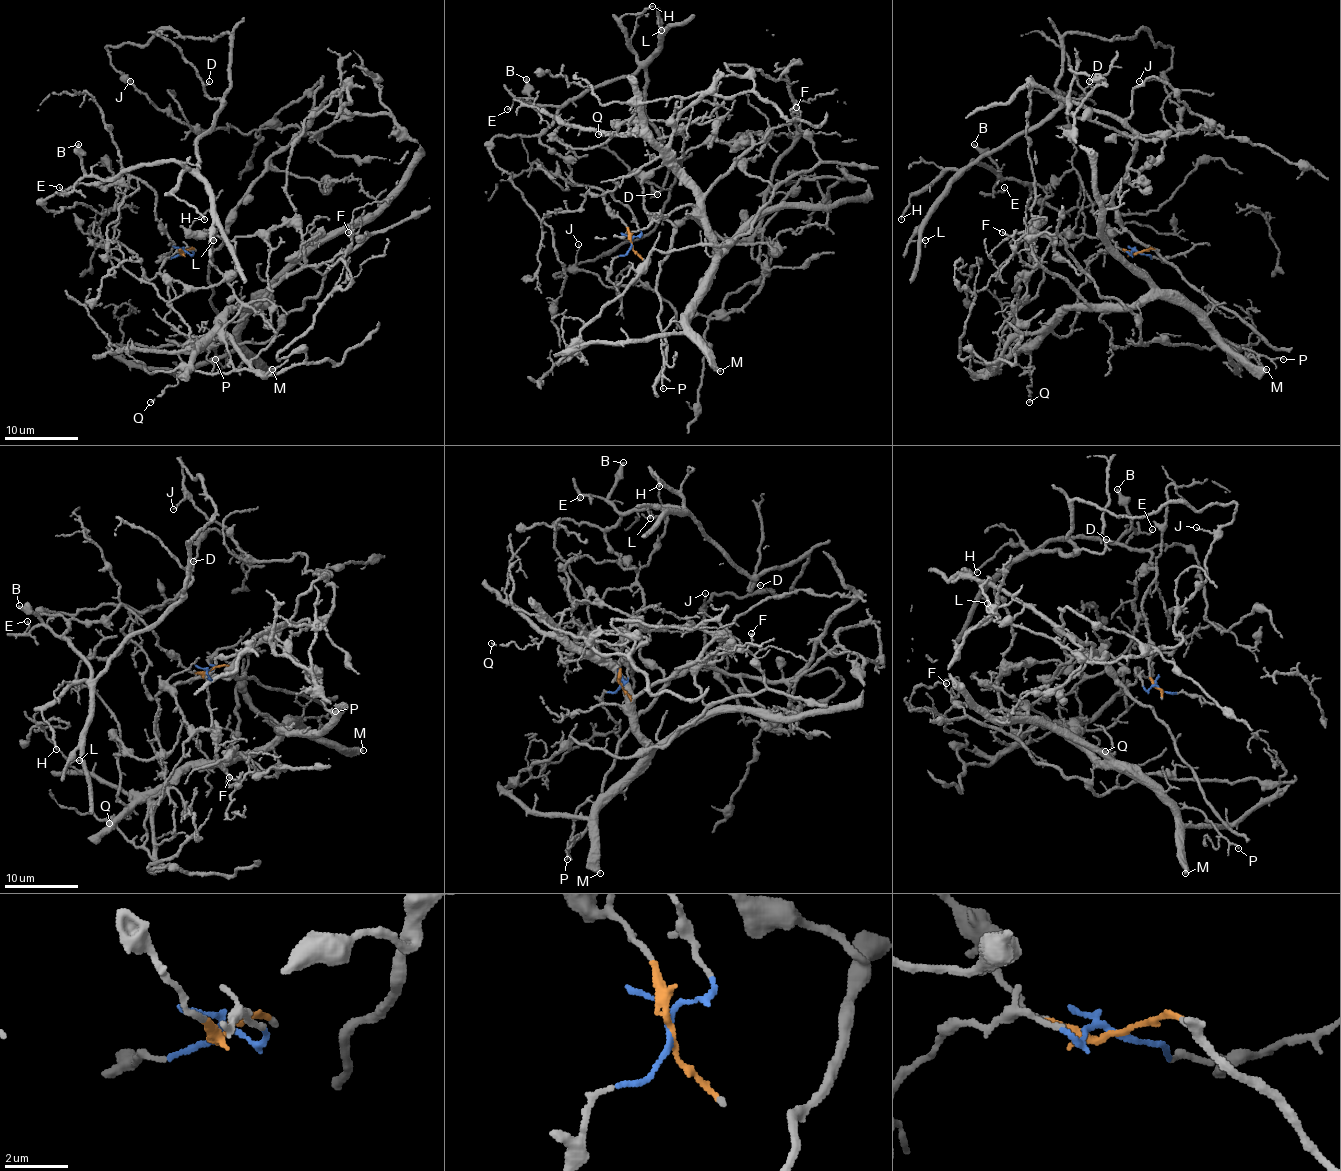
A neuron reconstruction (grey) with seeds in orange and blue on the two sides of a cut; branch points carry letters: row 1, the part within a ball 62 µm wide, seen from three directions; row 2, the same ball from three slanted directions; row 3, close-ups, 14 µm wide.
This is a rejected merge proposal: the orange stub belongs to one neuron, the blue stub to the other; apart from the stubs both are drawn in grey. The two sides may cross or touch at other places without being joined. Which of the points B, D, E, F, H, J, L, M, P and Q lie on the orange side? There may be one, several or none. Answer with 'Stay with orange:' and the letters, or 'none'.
Stay with orange: B, D, E, H, J, L

